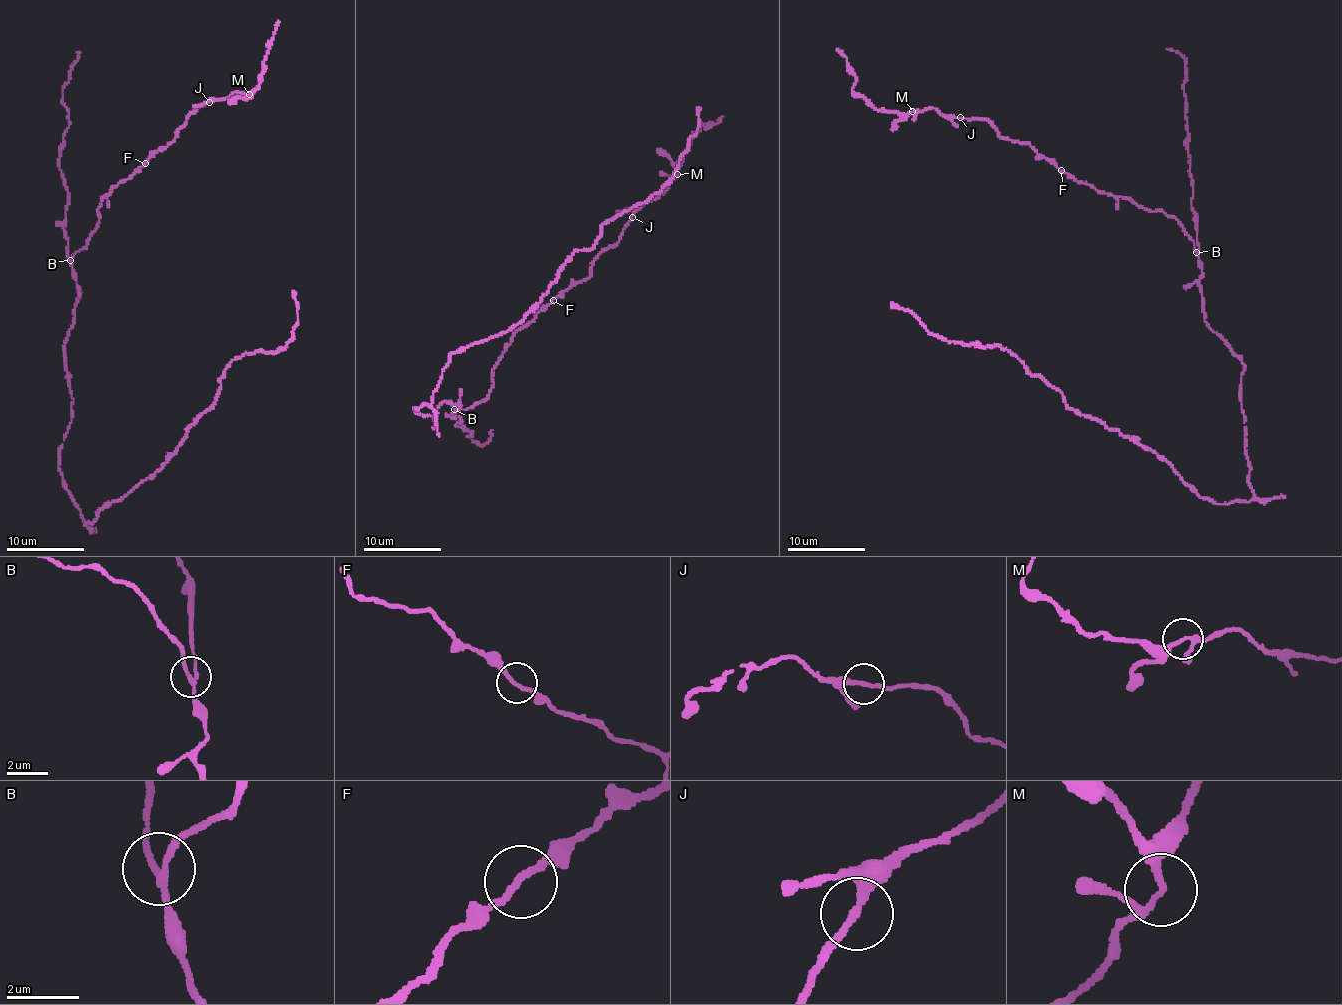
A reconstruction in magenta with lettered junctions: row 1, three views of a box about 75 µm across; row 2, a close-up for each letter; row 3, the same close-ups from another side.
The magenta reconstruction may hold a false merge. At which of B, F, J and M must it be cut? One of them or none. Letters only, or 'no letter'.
no letter

